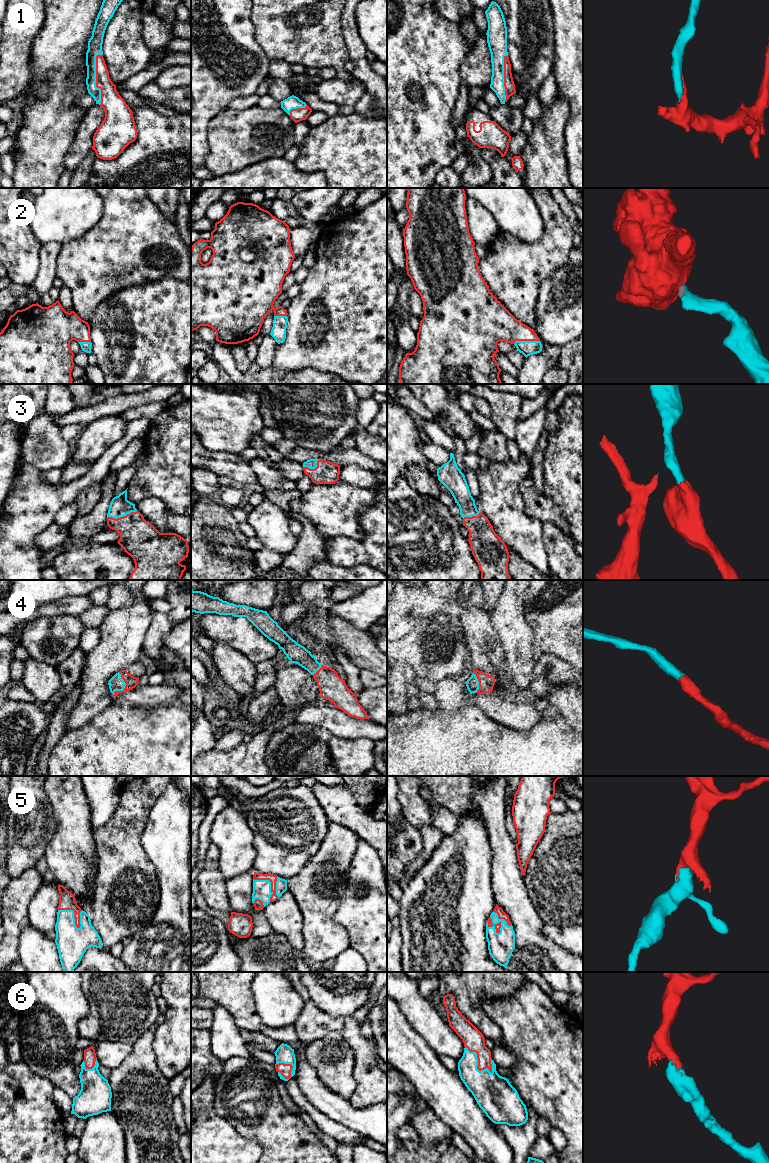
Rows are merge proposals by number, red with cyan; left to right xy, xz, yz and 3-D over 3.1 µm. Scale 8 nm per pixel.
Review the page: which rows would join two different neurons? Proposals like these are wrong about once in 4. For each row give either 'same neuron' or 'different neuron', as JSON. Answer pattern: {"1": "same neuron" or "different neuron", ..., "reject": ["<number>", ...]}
{"1": "same neuron", "2": "same neuron", "3": "same neuron", "4": "same neuron", "5": "same neuron", "6": "same neuron", "reject": []}

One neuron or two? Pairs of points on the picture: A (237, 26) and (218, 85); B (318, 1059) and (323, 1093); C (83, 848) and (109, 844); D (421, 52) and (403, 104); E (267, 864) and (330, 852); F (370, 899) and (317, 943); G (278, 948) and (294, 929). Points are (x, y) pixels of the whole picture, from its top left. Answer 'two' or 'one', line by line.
A: one
B: two
C: two
D: one
E: two
F: two
G: two

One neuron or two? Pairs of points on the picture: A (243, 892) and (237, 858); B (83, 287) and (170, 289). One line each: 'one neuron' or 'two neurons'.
A: two neurons
B: two neurons

